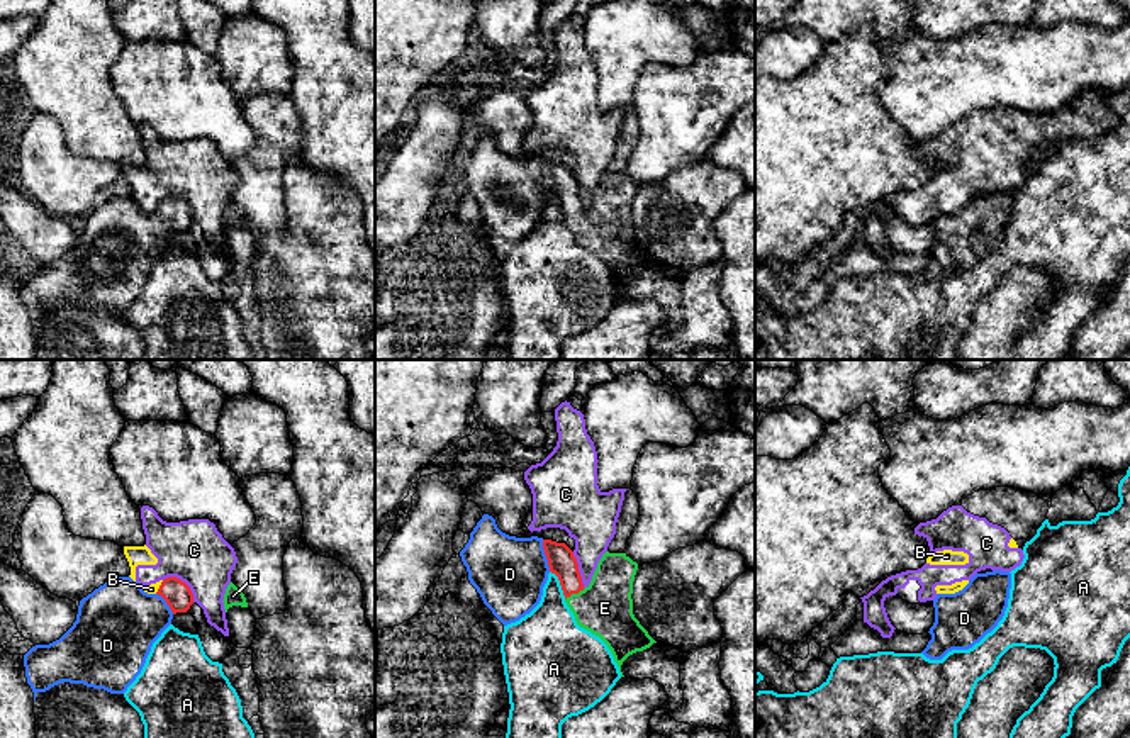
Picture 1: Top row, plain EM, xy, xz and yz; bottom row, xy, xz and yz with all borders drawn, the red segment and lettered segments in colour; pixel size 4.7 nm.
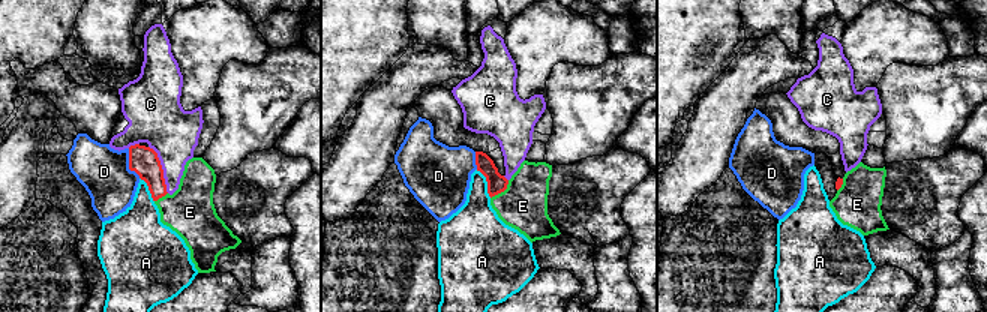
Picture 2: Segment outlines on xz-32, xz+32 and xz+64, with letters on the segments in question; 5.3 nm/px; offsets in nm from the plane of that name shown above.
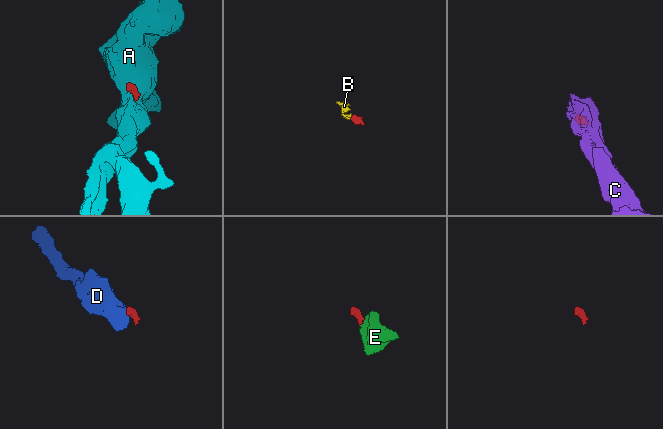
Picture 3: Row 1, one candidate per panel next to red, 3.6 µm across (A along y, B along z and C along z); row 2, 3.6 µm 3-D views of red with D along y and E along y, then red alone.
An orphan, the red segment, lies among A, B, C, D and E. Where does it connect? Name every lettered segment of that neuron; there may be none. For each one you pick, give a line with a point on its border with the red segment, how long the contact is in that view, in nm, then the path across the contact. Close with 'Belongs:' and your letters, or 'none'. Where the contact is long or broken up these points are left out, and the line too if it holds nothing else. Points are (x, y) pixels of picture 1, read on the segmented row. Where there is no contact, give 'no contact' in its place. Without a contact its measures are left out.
D: xz (545, 553) | 160 nm | across xz (560, 559), (545, 553), (525, 562), (509, 574)
E: xz (574, 592) | 110 nm | across xz (560, 559), (574, 592), (586, 604), (604, 608)
Belongs: D, E

